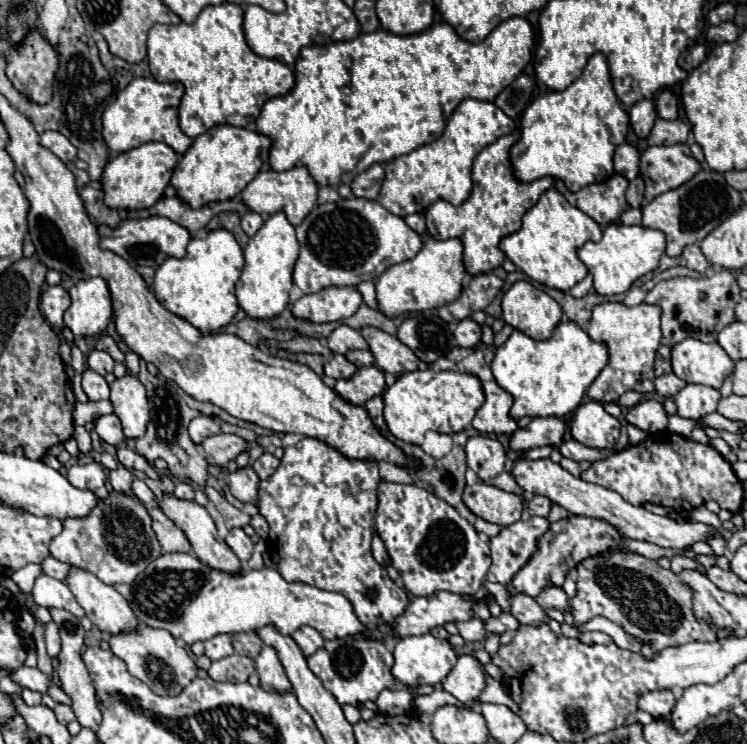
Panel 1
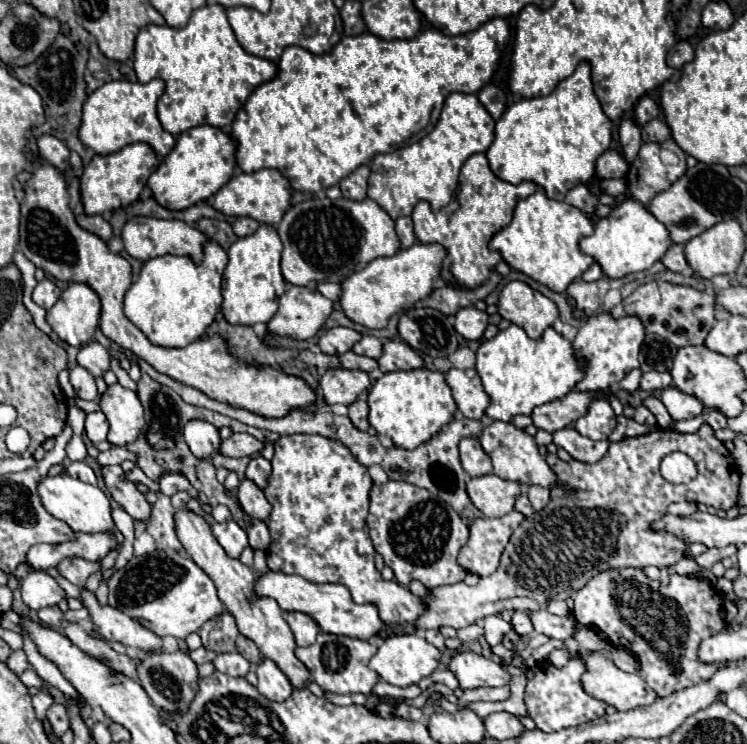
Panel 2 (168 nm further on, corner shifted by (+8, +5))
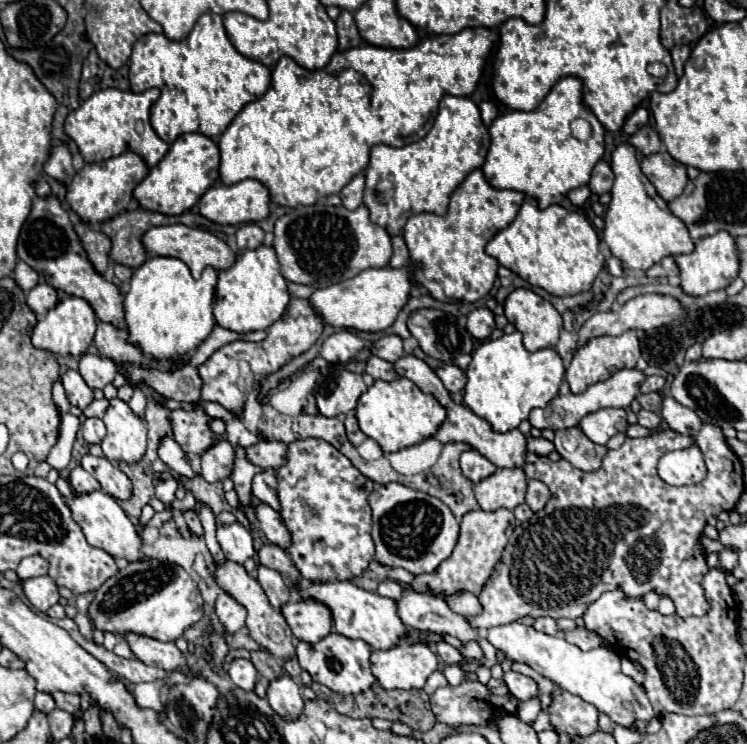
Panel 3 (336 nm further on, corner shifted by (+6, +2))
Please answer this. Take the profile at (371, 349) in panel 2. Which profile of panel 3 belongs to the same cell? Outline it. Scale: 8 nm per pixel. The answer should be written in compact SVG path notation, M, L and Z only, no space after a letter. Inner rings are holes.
M386 335L382 339L378 339L376 343L372 343L372 355L378 355L386 361L398 361L398 357L404 357L404 341L398 335Z

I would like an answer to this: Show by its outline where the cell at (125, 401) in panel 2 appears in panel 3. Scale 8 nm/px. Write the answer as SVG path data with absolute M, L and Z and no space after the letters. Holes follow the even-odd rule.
M118 397L110 399L104 415L108 435L102 441L104 457L110 463L136 463L146 453L146 423Z

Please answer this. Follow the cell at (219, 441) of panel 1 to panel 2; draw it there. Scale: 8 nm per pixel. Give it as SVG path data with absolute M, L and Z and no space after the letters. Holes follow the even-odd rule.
M232 434L230 438L222 440L220 444L220 454L224 456L234 456L234 458L240 458L240 456L254 456L258 452L262 452L264 444L258 442L254 436L250 434Z

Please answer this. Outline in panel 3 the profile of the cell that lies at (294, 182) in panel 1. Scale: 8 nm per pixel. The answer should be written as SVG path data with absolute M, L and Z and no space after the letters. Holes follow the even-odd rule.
M246 179L234 185L224 185L224 183L216 183L214 187L210 187L198 201L196 211L220 225L240 225L240 223L258 223L262 219L266 219L270 215L270 195L268 189L256 181L256 179Z

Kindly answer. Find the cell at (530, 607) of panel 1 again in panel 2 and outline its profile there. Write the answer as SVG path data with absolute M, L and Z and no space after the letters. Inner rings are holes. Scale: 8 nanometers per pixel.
M530 610L528 616L532 618L532 626L536 632L546 634L550 638L568 640L574 634L574 618L572 616L554 616L548 610Z

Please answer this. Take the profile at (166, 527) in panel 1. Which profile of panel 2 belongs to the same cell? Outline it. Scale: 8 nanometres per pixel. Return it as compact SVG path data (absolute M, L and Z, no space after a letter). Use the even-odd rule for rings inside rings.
M104 466L102 470L104 482L110 490L110 494L114 496L114 500L134 518L140 522L148 522L150 514L152 514L152 506L146 502L144 494L136 488L136 484L132 482L122 482L122 468L120 466Z

